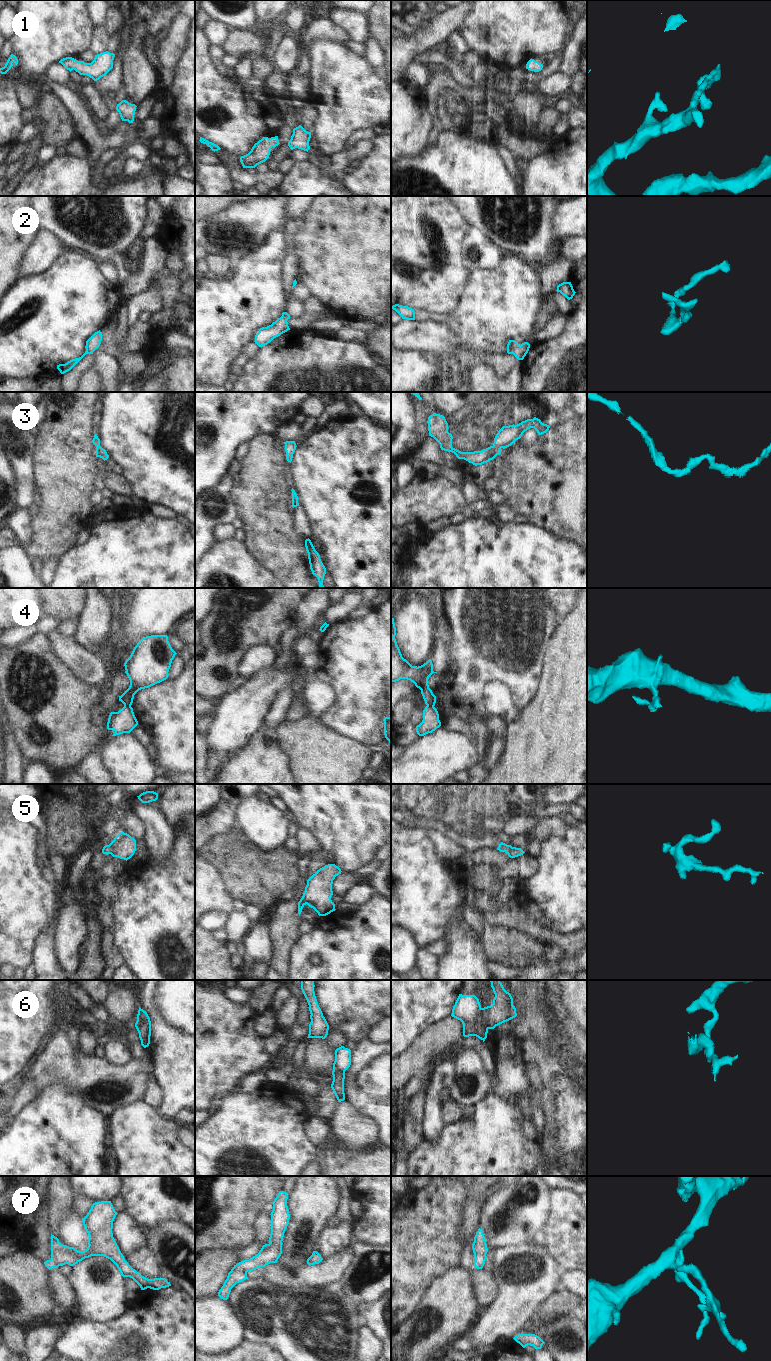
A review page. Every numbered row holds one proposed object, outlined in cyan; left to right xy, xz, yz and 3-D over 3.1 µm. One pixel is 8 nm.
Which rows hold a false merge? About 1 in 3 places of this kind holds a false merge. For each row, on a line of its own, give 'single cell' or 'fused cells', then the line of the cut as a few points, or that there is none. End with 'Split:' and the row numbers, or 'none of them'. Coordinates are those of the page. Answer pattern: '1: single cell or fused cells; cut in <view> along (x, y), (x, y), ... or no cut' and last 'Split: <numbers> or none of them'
1: single cell; no cut
2: single cell; no cut
3: single cell; no cut
4: fused cells; cut in xy along (124, 705), (130, 706)
5: single cell; no cut
6: fused cells; cut in yz along (481, 1008), (481, 1021), (487, 1029)
7: single cell; no cut
Split: 4, 6

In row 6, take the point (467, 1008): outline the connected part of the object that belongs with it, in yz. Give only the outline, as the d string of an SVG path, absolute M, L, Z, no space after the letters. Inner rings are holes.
M459 994L451 1016L462 1022L464 1037L476 1036L484 1042L488 1029L481 1020L481 1009L479 999L475 995Z

